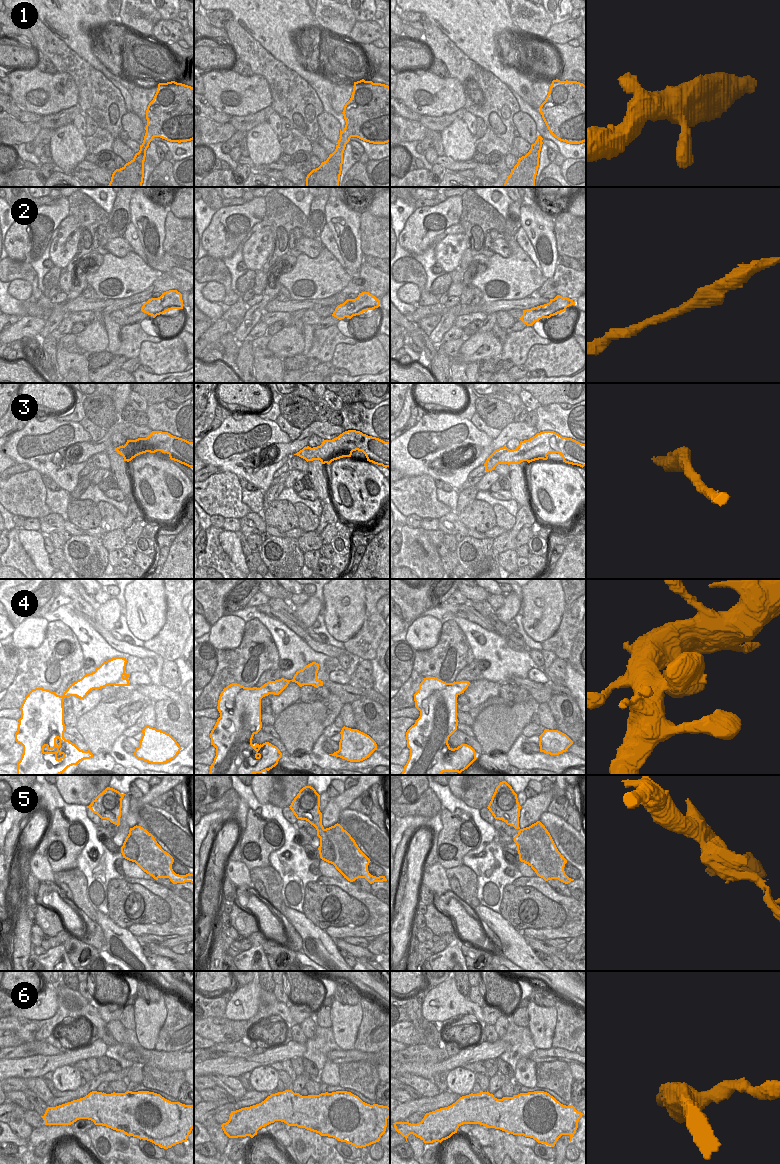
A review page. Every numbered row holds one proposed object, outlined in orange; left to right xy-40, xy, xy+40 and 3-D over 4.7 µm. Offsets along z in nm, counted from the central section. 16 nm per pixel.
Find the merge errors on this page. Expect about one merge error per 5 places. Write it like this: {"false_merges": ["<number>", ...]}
{"false_merges": ["5"]}

